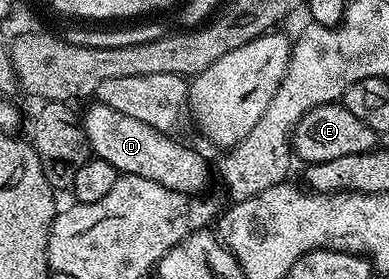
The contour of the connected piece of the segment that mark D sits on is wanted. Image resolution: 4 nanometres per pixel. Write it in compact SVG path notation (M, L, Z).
M94 101L89 104L86 115L81 116L82 128L86 140L90 143L91 152L97 158L108 161L116 170L124 175L144 177L148 181L156 181L156 185L164 185L164 189L172 189L178 193L197 195L205 192L205 187L212 179L212 167L198 151L169 139L167 132L152 129L152 125L144 125L144 121L136 121L136 117L128 117L124 113L116 113L108 105Z

